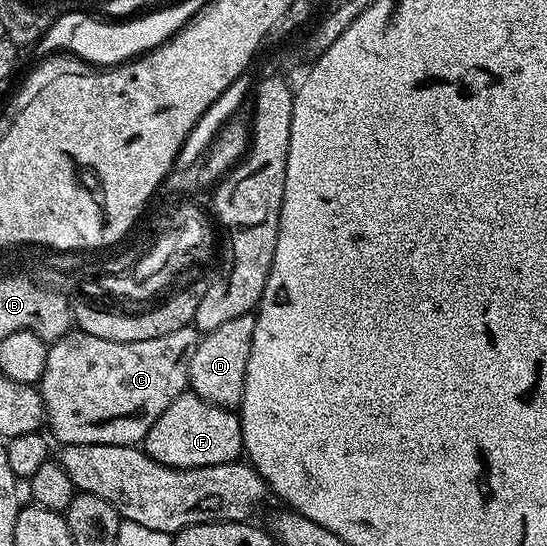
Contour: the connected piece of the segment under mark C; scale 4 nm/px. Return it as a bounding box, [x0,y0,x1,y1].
[40,326,199,446]

